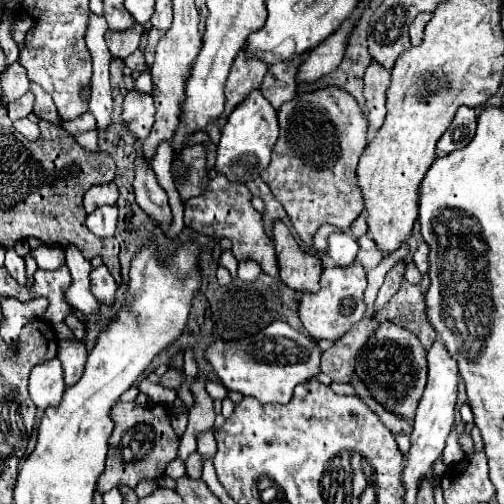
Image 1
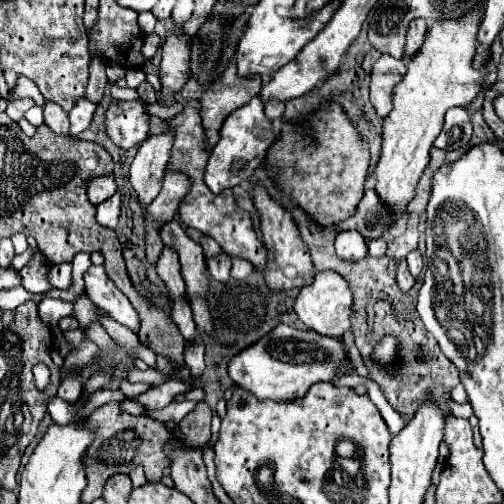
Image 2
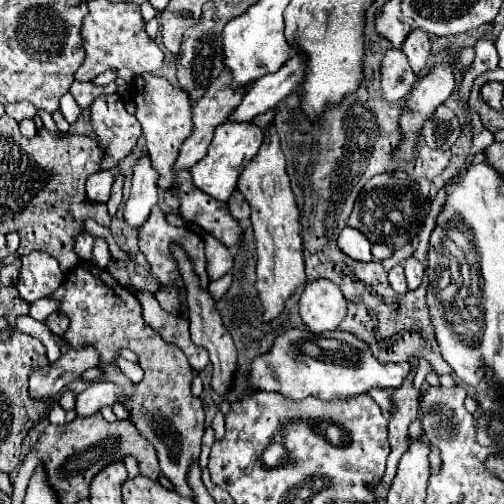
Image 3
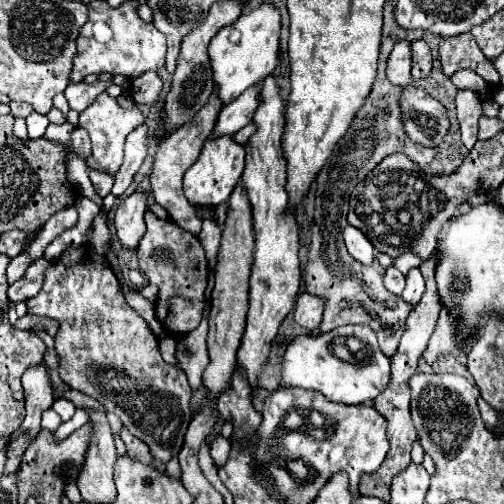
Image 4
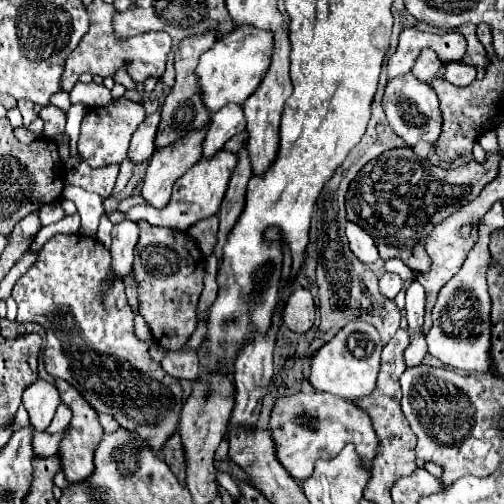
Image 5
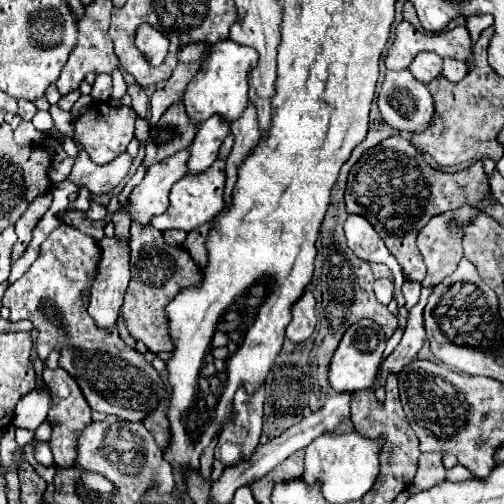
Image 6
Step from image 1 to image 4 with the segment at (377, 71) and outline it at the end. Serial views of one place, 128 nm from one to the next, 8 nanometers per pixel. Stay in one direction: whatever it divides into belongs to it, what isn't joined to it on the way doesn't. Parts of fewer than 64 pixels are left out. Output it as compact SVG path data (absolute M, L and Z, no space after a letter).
M402 40L392 48L392 52L388 56L386 76L392 84L396 84L400 88L412 84L412 76L410 76L410 42L408 40Z

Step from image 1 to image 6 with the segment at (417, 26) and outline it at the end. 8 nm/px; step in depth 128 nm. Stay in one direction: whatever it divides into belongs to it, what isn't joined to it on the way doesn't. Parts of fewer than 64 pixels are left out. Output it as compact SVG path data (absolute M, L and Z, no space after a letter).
M420 52L414 62L410 64L410 72L414 74L414 78L422 84L432 82L436 76L440 76L442 72L442 58L438 54L432 52Z

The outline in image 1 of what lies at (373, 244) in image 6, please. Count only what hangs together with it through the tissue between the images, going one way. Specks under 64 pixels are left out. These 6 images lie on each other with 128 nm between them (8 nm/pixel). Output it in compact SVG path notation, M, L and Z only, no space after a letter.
M334 232L328 236L328 256L334 260L336 266L348 266L354 262L358 254L356 240L346 232Z

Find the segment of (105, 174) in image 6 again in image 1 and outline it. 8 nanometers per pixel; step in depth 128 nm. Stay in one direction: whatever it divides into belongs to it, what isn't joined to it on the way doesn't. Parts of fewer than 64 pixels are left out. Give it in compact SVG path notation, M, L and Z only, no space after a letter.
M114 182L104 184L104 186L92 186L84 196L84 208L88 214L106 204L116 206L116 202L118 202L118 188Z

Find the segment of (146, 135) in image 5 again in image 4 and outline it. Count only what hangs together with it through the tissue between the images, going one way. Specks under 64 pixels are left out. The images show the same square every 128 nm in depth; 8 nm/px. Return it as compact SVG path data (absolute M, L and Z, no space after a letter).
M142 124L126 138L124 162L122 162L120 170L116 172L116 182L114 182L114 188L112 188L112 194L116 198L120 198L124 194L124 190L130 186L132 176L136 174L136 170L140 168L140 164L146 156L146 132L148 132L148 128Z

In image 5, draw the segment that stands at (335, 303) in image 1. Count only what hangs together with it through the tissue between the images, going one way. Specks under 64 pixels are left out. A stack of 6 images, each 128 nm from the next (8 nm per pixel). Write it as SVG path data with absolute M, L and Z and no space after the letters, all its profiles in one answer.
M294 288L290 298L286 300L282 322L294 332L306 332L314 326L314 320L316 320L316 306L310 290Z

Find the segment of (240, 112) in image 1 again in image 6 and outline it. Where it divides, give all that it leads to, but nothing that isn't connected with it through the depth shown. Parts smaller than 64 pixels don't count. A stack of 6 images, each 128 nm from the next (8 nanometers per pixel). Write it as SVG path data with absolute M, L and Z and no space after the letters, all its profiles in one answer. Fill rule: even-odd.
M218 158L206 172L188 174L188 176L180 178L180 180L172 186L168 210L166 210L164 214L160 214L160 216L154 216L150 224L152 224L154 228L162 230L162 232L164 232L164 230L170 230L170 228L178 228L178 230L190 232L190 230L198 228L200 224L214 220L214 218L224 210L224 200L222 200L224 180L226 180L224 164L226 164L226 162ZM90 200L90 208L86 210L86 216L88 216L90 220L104 220L104 218L108 216L108 210L106 210L104 206L100 206L98 202Z

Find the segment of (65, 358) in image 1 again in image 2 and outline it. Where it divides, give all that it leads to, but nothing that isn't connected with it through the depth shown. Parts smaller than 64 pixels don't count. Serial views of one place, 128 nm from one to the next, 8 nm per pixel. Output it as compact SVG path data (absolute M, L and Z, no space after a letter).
M68 376L68 380L60 380L58 396L66 402L76 402L82 392L82 376Z

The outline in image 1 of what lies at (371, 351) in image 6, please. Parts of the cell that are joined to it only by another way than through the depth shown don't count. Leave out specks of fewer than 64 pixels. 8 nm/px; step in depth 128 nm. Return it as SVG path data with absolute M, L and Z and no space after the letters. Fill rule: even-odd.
M276 320L268 324L264 332L252 334L236 344L234 340L214 340L206 348L206 360L220 384L224 384L228 390L236 390L242 396L254 396L260 404L286 404L292 398L294 386L318 374L320 350L312 338L292 330L286 322ZM460 422L450 432L446 440L446 446L443 450L442 457L443 462L447 467L450 467L455 463L460 462L465 457L465 453L463 452L458 443L459 435L464 430L464 427L465 424L463 422Z

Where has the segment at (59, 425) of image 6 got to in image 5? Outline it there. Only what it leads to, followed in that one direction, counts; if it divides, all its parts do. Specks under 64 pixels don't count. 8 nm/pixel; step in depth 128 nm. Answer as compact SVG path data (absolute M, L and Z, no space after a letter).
M56 380L56 388L60 392L62 402L74 414L72 420L70 420L70 430L68 430L66 438L62 440L58 454L62 458L62 468L64 468L64 474L66 474L68 482L70 484L78 484L78 482L84 482L88 476L92 476L92 470L94 470L94 452L96 452L96 444L100 444L100 436L104 436L104 428L100 426L96 410L80 396L80 392L74 386L70 386L64 380Z

